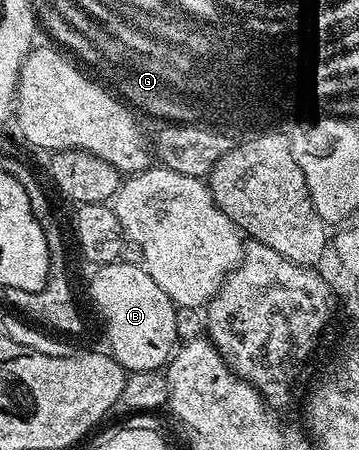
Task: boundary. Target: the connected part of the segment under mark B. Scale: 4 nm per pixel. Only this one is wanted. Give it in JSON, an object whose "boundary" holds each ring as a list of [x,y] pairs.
{"boundary":[[[118,259],[110,265],[102,265],[97,274],[89,281],[89,297],[97,308],[99,316],[105,320],[105,337],[109,340],[108,352],[129,373],[139,371],[160,370],[175,352],[177,341],[178,306],[163,292],[159,283],[151,279],[151,275],[140,264],[132,265],[126,259]]]}

